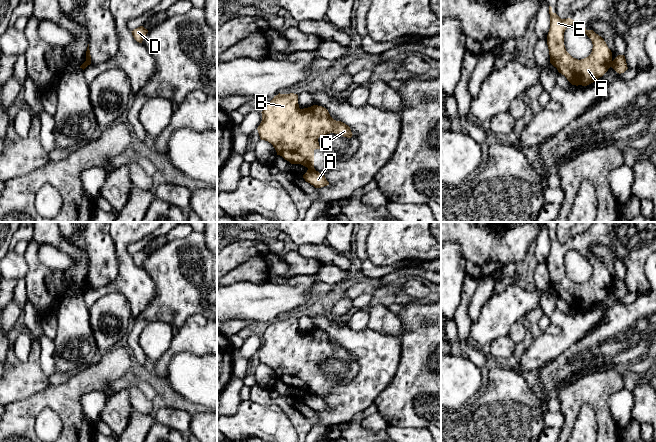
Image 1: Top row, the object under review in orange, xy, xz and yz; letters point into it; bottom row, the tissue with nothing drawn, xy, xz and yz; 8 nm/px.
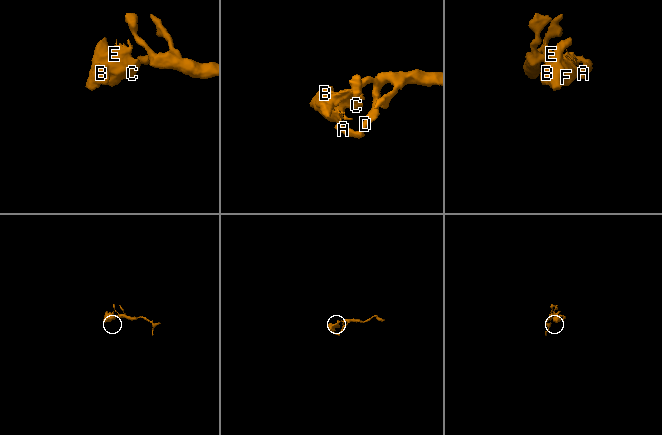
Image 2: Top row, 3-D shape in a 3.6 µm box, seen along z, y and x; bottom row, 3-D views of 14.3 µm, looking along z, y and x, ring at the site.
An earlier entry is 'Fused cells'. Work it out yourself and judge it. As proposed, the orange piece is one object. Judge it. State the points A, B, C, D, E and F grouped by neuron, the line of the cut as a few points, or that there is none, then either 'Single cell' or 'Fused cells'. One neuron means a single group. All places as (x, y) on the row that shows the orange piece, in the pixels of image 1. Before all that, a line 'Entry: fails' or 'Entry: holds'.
Entry: holds
Groups: A D / B C E F. Split along xz (308, 168), (314, 170). Fused cells

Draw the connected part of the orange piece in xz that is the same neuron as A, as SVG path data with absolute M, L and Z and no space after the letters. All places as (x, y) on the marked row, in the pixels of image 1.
M308 169L303 175L303 178L315 188L321 188L329 185L329 182L326 180L325 176L316 170Z

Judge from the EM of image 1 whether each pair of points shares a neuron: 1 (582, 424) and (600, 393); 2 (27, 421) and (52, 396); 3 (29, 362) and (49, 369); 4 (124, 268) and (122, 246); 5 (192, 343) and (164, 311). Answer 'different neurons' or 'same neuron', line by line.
1: different neurons
2: same neuron
3: different neurons
4: same neuron
5: different neurons

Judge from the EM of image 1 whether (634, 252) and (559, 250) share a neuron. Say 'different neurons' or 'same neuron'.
same neuron

